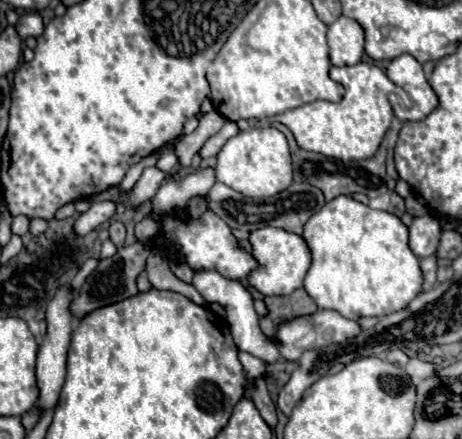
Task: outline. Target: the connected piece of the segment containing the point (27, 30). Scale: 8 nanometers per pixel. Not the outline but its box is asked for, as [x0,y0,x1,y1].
[16,13,44,39]

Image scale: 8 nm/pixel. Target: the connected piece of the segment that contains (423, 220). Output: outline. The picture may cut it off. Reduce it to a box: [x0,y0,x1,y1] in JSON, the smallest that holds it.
[408,213,440,259]

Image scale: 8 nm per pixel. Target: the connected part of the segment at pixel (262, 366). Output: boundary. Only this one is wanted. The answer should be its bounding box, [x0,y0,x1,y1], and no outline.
[240,353,266,379]

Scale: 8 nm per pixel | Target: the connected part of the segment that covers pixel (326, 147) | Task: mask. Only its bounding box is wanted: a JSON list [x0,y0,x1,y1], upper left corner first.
[276,63,398,162]

